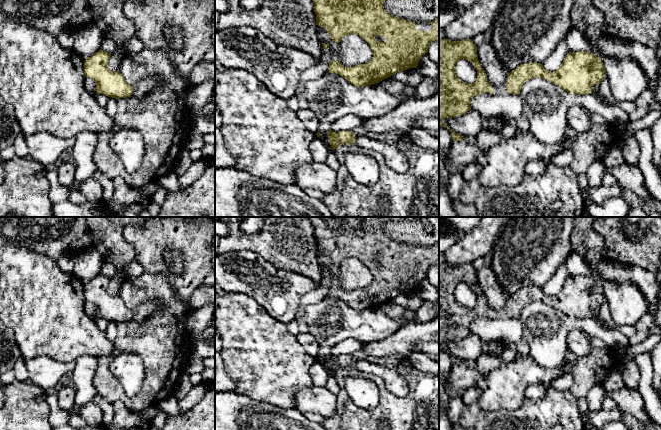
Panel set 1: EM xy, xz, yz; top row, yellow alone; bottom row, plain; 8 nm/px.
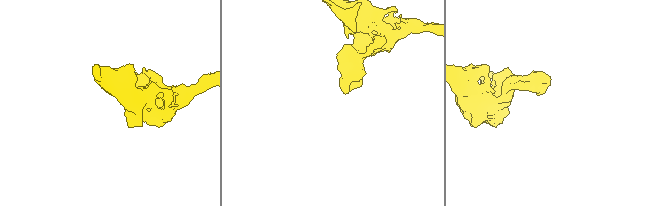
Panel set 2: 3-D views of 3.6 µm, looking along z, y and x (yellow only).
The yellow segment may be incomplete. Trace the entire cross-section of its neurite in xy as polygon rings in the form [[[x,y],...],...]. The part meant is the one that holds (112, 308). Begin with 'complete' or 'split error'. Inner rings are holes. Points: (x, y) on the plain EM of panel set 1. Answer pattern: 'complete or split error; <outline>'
complete; [[[99,274],[84,285],[86,301],[96,306],[96,317],[115,323],[128,322],[133,318],[133,310],[129,309],[120,295],[112,296],[108,292],[111,278]]]

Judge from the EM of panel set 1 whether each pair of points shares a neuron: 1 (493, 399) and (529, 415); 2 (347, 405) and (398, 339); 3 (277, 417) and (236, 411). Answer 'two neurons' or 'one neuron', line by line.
1: two neurons
2: two neurons
3: one neuron

